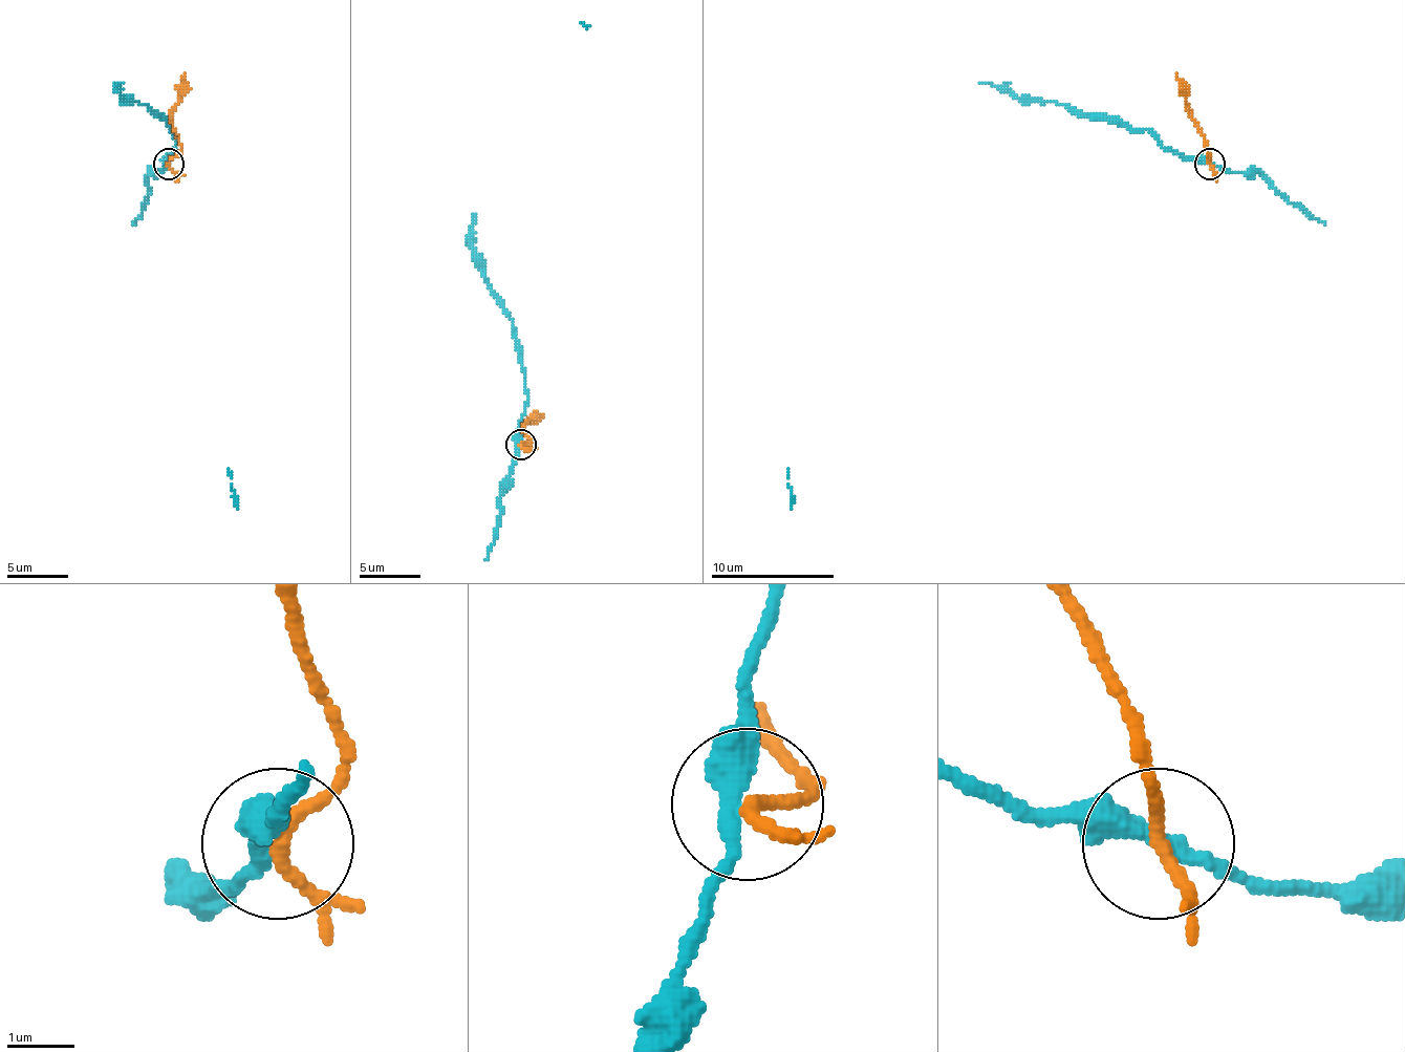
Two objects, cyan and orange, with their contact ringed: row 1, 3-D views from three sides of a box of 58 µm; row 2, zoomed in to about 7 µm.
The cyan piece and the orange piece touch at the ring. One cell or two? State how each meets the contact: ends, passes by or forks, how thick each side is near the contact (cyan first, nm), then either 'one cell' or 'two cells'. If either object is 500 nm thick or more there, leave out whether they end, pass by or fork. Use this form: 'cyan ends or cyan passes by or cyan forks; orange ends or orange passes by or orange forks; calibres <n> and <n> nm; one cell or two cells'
cyan passes by; orange passes by; calibres 320 and 200 nm; two cells

